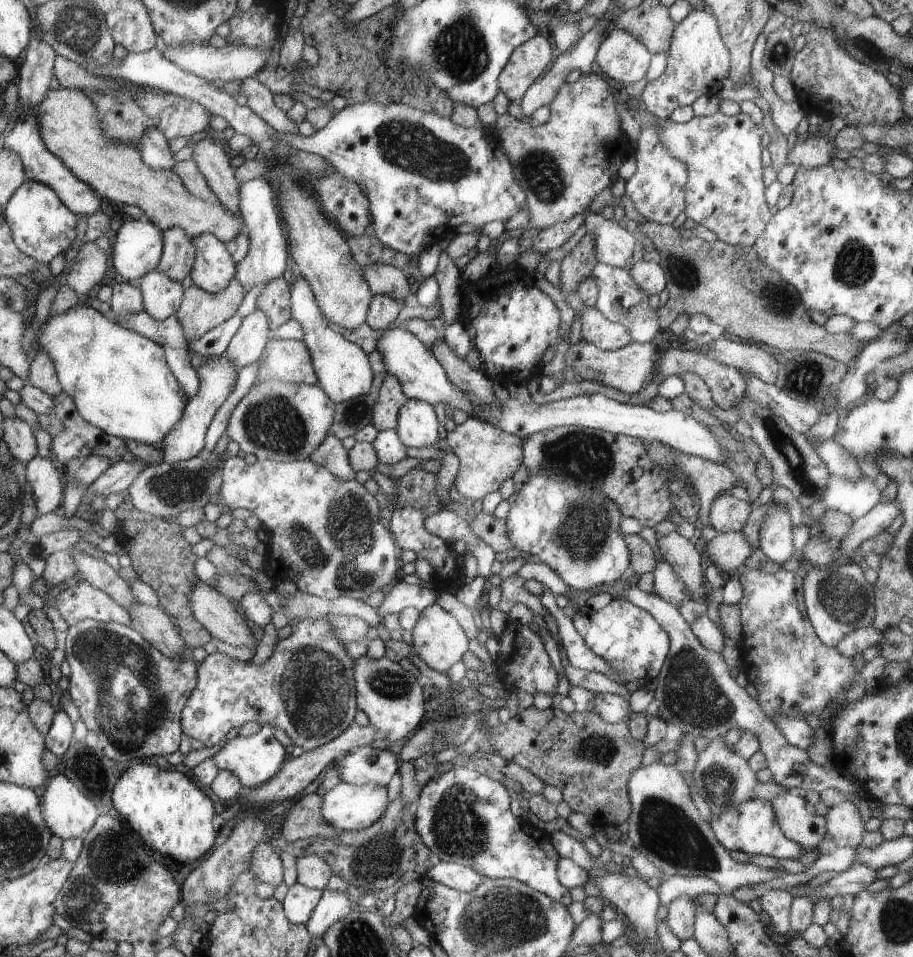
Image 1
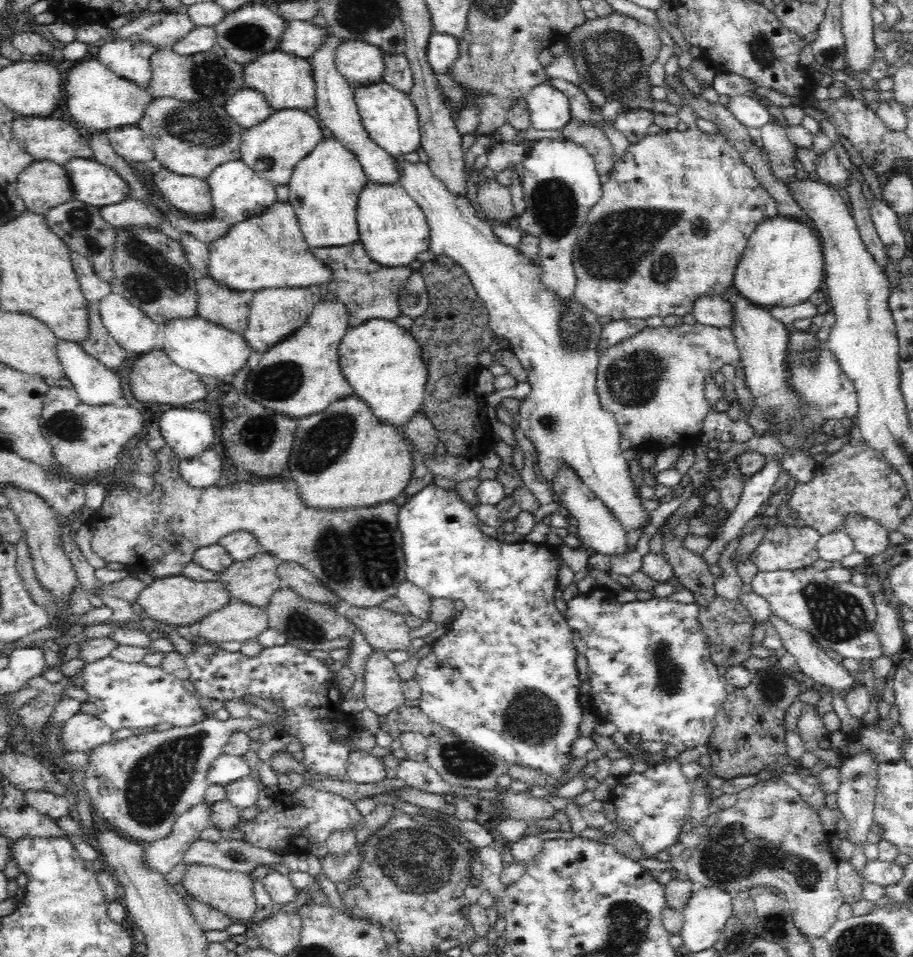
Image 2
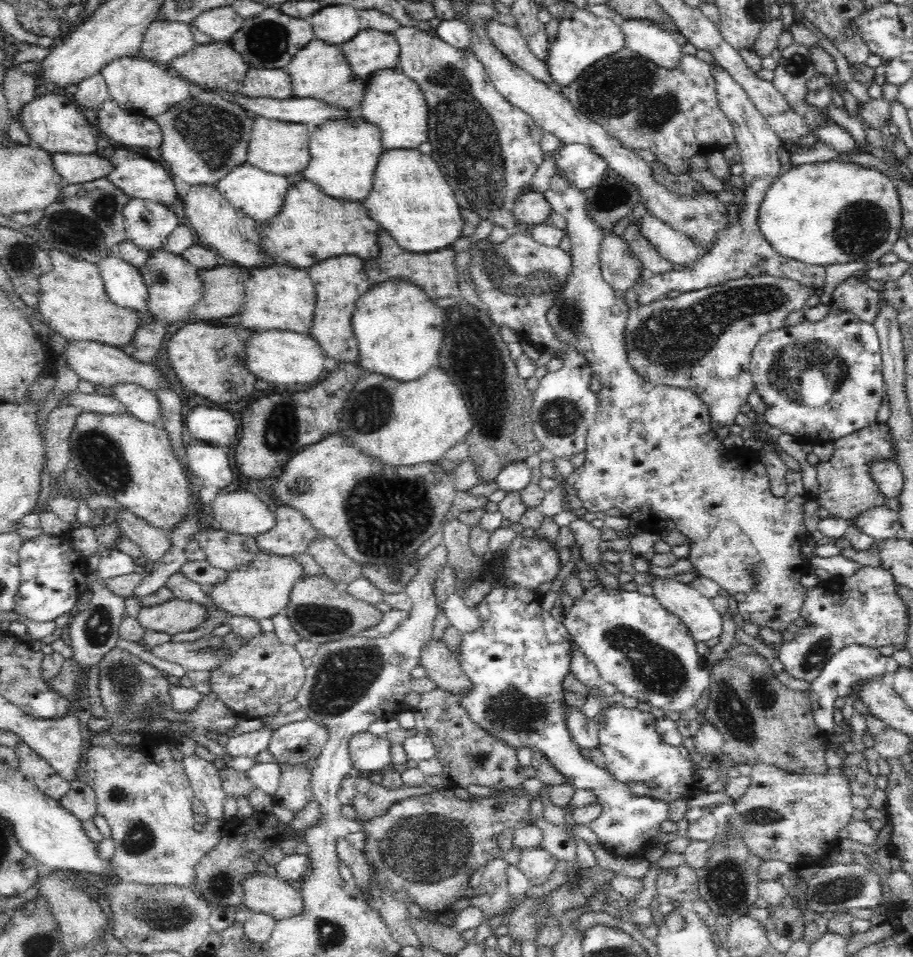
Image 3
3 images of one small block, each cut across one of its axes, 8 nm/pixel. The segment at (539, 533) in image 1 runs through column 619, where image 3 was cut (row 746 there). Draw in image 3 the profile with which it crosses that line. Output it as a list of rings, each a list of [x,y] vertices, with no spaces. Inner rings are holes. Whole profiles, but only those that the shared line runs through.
[[[517,534],[511,541],[510,544],[505,548],[502,554],[496,554],[495,559],[490,562],[489,572],[492,572],[496,578],[500,578],[504,584],[498,586],[498,588],[492,588],[489,593],[478,603],[474,609],[479,616],[479,626],[475,628],[474,631],[469,633],[463,633],[461,642],[459,643],[459,649],[454,652],[457,658],[458,664],[462,667],[463,674],[466,674],[468,679],[469,687],[466,691],[455,692],[456,696],[459,697],[459,705],[462,706],[463,711],[467,714],[467,717],[475,723],[475,725],[480,726],[486,733],[489,733],[491,737],[501,741],[503,745],[510,746],[511,749],[516,751],[520,748],[534,748],[534,750],[540,750],[540,753],[550,762],[550,765],[563,777],[564,782],[567,785],[572,785],[575,789],[586,789],[590,790],[595,794],[595,802],[602,807],[601,816],[589,825],[589,827],[596,833],[598,837],[598,844],[604,847],[608,852],[616,857],[622,857],[622,859],[638,859],[644,858],[644,854],[647,849],[657,843],[655,840],[658,834],[661,833],[661,823],[668,820],[668,804],[667,802],[655,800],[650,796],[637,796],[634,795],[629,786],[626,783],[620,782],[614,775],[612,775],[607,769],[598,768],[594,762],[589,758],[586,758],[582,754],[582,750],[574,742],[572,736],[570,735],[569,728],[566,725],[566,718],[564,716],[564,688],[562,688],[562,682],[566,678],[566,674],[571,674],[570,671],[570,646],[572,646],[572,636],[568,634],[568,629],[564,623],[560,624],[560,621],[554,620],[554,617],[550,615],[550,611],[544,610],[540,604],[542,604],[542,597],[538,594],[538,588],[540,584],[544,582],[554,582],[554,578],[558,576],[562,564],[560,564],[560,556],[558,556],[558,550],[554,548],[555,541],[544,540],[538,537],[524,537]]]

